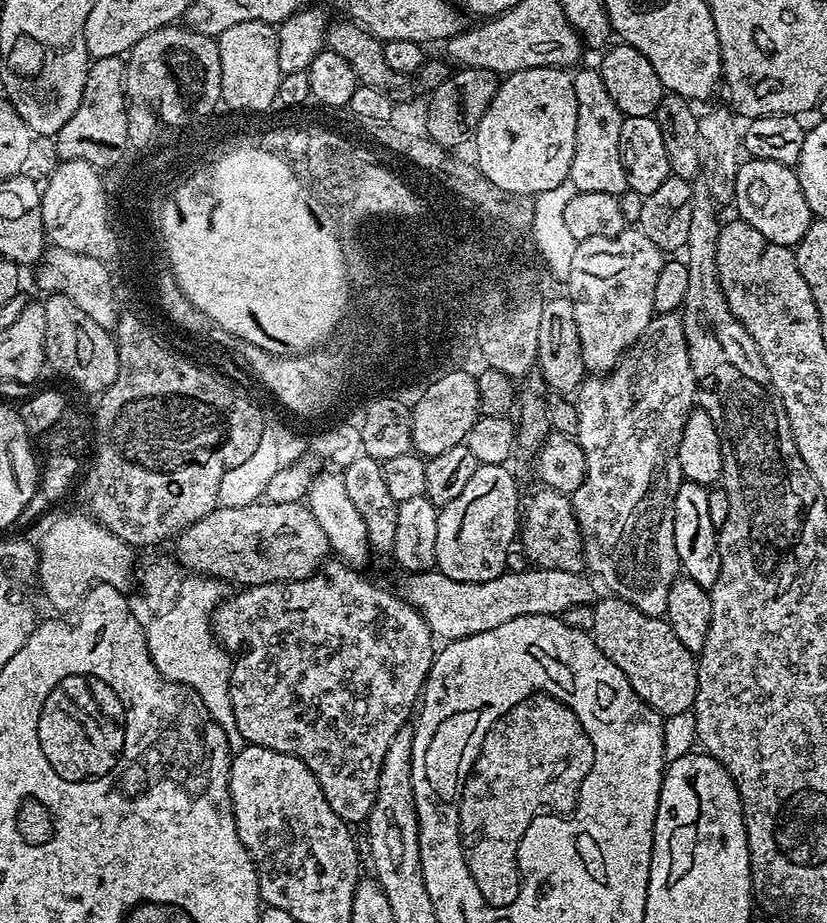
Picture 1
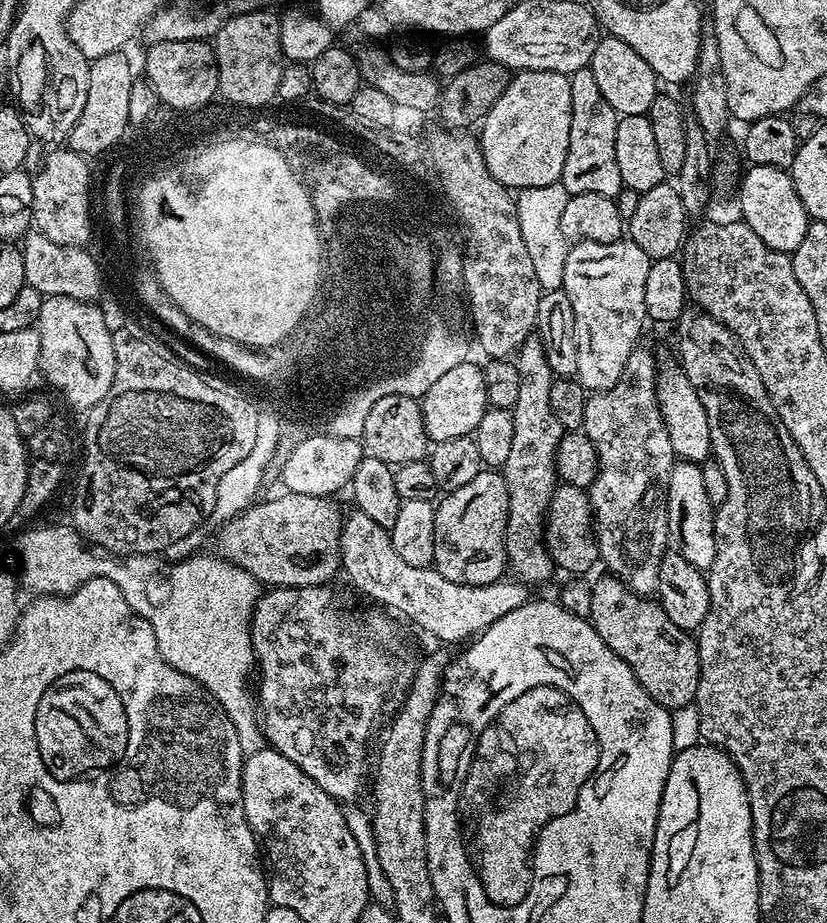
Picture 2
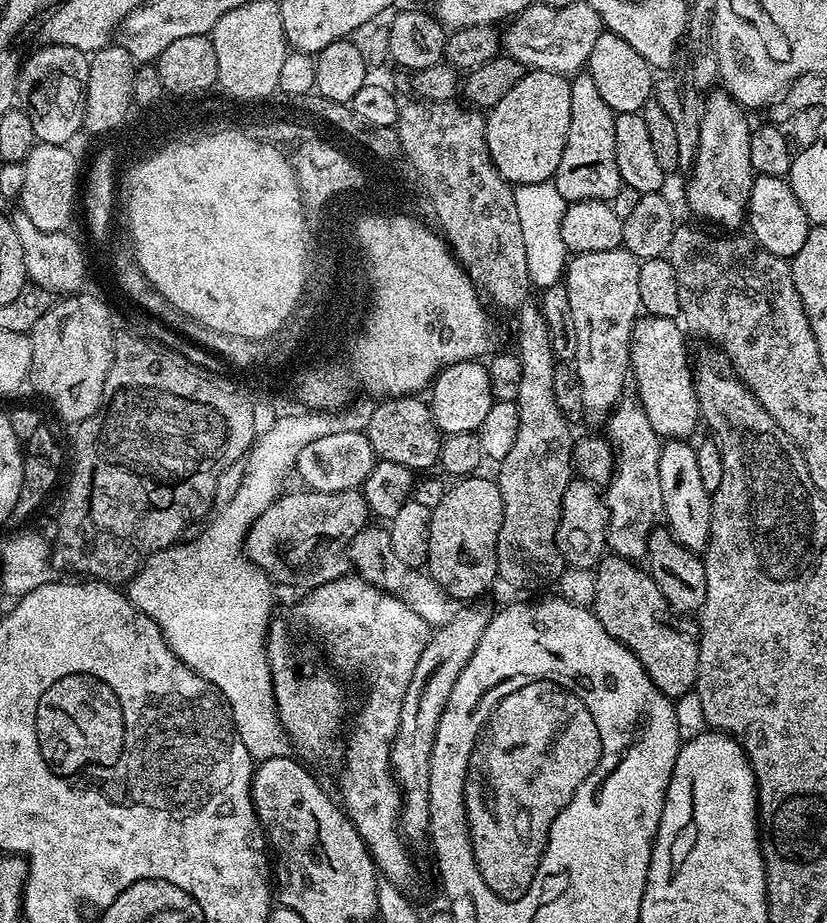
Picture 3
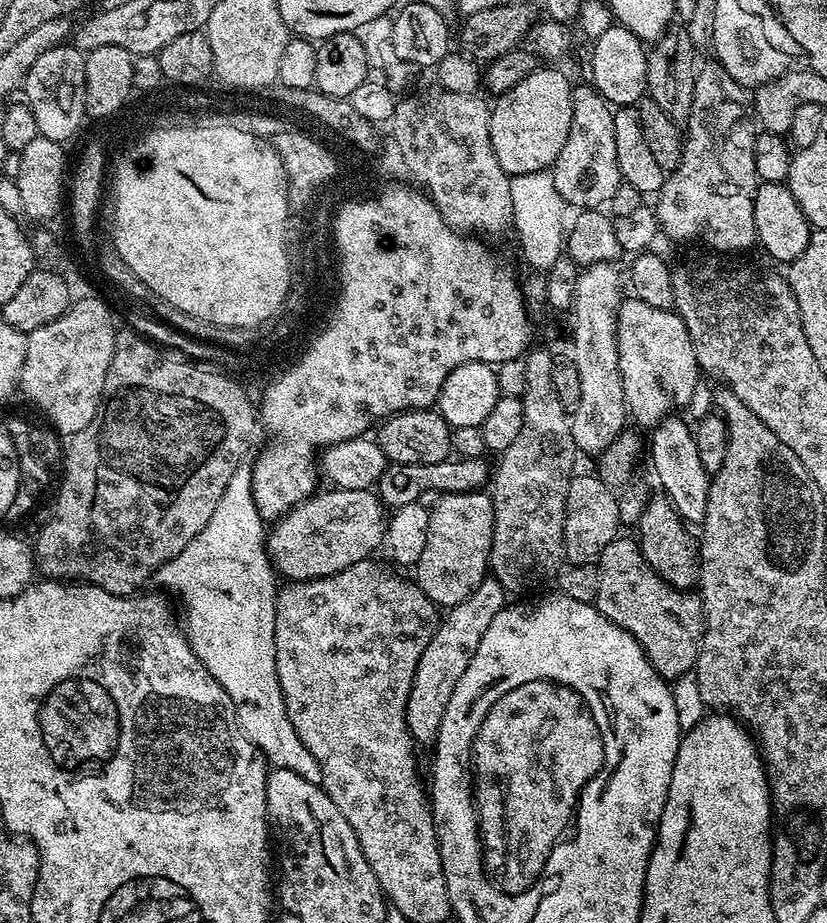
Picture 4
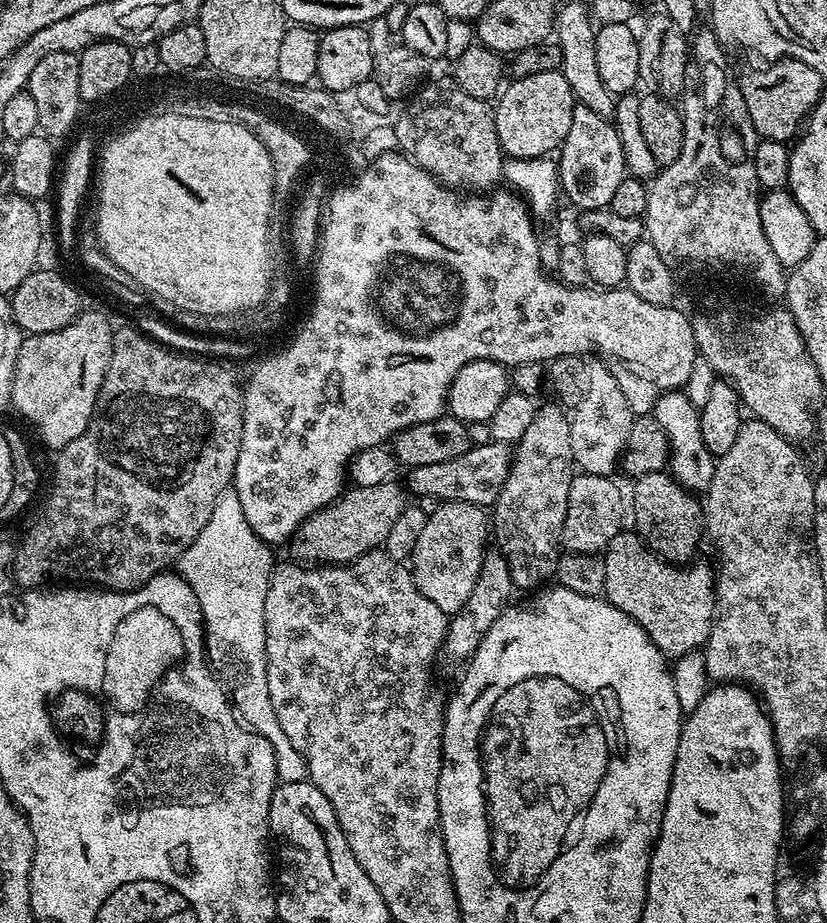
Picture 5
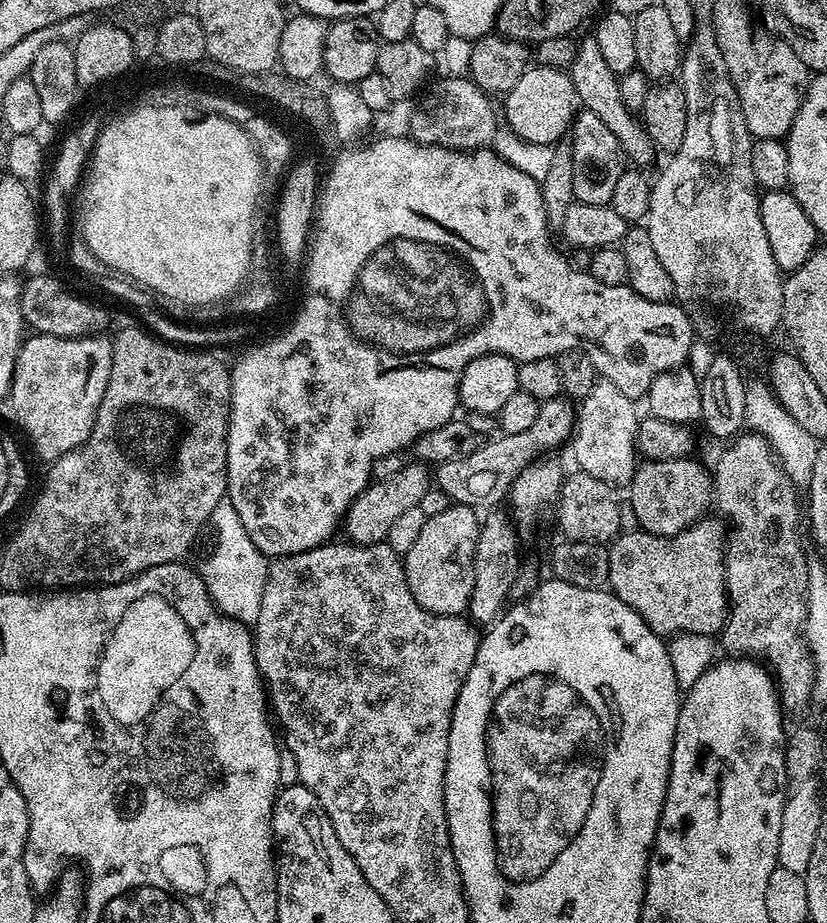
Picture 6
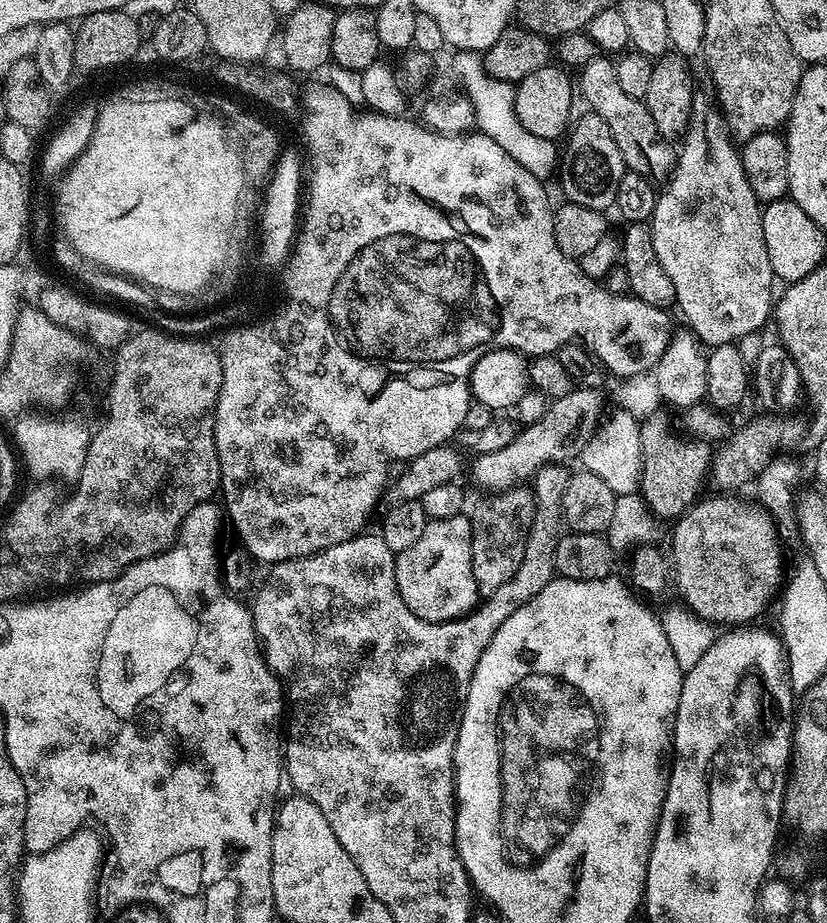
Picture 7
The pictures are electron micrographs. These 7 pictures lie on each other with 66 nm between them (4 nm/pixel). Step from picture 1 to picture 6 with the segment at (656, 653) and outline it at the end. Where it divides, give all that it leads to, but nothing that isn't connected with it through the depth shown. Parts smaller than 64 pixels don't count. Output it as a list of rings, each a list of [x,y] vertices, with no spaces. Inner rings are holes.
[[[701,518],[677,536],[655,536],[643,530],[621,531],[608,548],[609,578],[607,587],[626,606],[630,606],[662,638],[682,632],[712,636],[723,629],[728,620],[728,587],[724,581],[724,549],[726,528],[719,519]]]

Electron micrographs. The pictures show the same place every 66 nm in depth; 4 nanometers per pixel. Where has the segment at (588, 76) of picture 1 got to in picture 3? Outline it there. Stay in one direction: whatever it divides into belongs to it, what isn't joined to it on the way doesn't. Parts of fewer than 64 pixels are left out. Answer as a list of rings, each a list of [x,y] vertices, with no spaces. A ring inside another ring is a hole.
[[[576,74],[570,80],[570,130],[566,134],[566,150],[562,150],[562,162],[554,183],[565,202],[577,200],[612,201],[622,186],[618,174],[618,158],[614,154],[614,122],[617,113],[598,94],[594,78]]]

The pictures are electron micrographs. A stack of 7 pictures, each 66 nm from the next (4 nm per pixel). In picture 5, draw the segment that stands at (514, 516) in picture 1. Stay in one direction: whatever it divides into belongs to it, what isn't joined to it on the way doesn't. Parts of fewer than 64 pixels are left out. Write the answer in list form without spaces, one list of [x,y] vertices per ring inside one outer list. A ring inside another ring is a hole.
[[[441,502],[438,510],[428,516],[418,546],[414,546],[410,557],[410,571],[418,590],[422,590],[438,610],[455,614],[466,598],[470,598],[474,582],[478,582],[478,570],[482,570],[488,540],[490,544],[490,516],[481,505]]]

